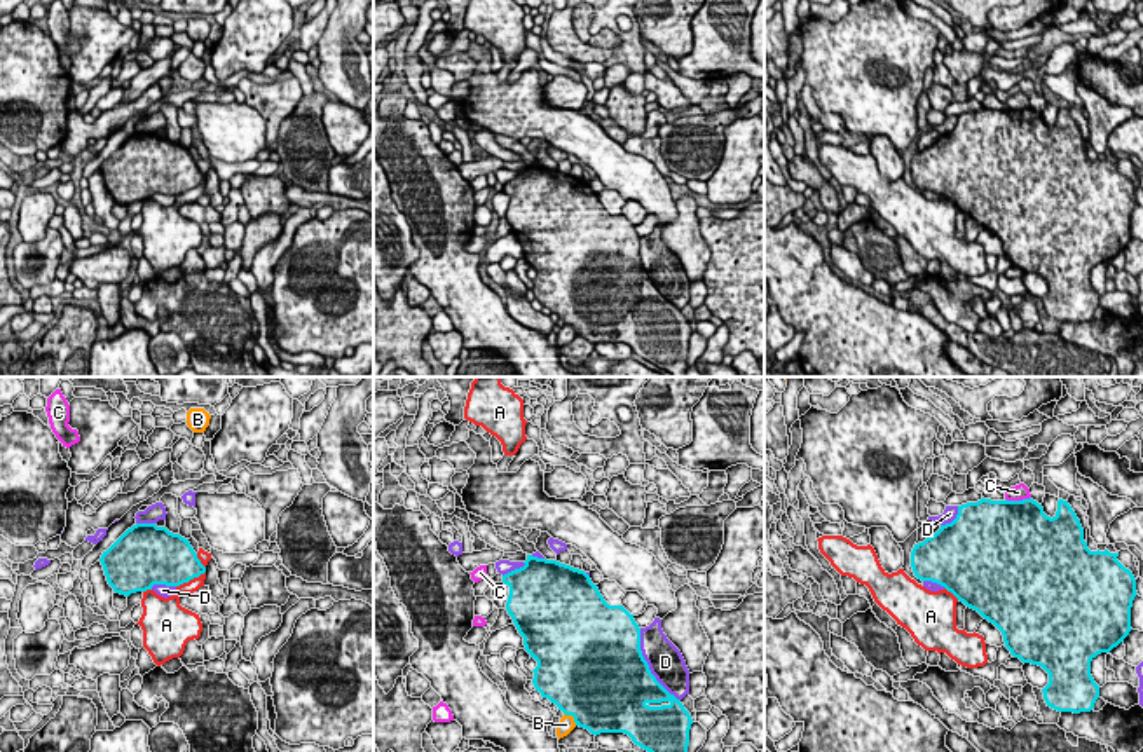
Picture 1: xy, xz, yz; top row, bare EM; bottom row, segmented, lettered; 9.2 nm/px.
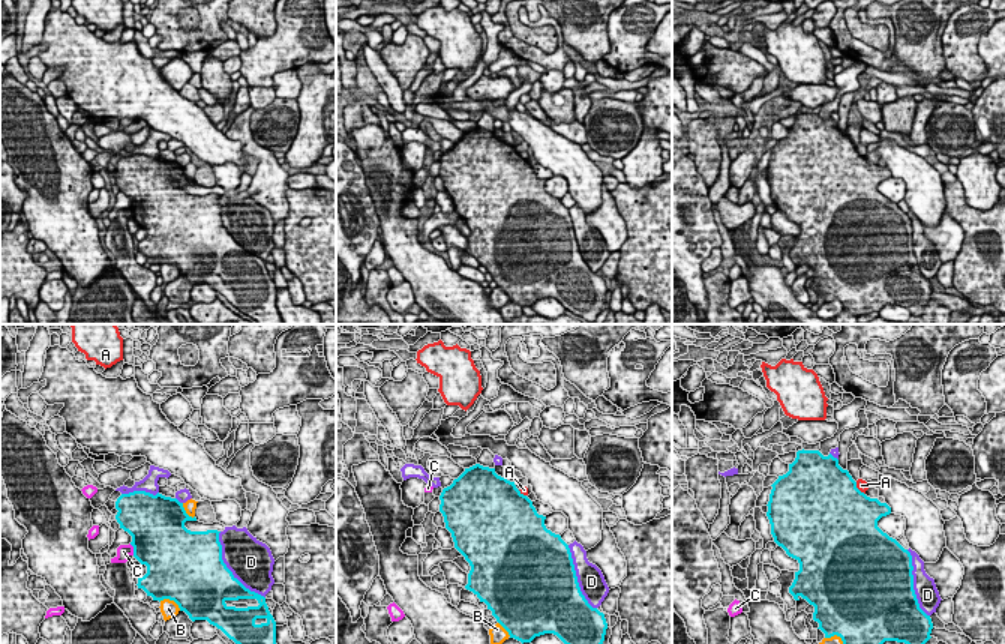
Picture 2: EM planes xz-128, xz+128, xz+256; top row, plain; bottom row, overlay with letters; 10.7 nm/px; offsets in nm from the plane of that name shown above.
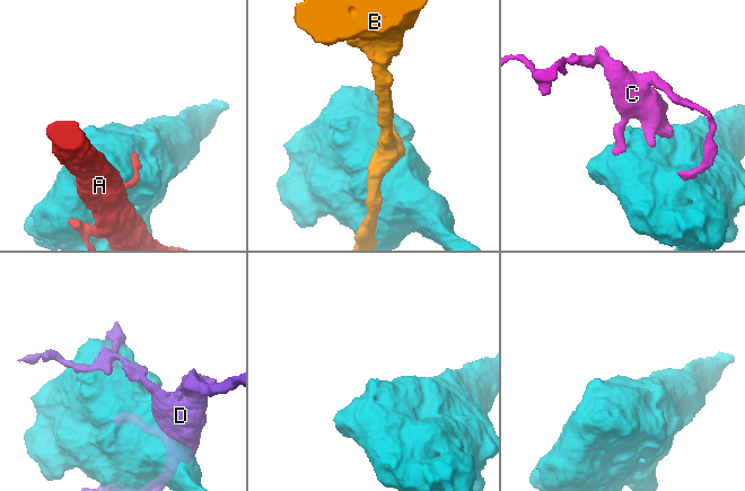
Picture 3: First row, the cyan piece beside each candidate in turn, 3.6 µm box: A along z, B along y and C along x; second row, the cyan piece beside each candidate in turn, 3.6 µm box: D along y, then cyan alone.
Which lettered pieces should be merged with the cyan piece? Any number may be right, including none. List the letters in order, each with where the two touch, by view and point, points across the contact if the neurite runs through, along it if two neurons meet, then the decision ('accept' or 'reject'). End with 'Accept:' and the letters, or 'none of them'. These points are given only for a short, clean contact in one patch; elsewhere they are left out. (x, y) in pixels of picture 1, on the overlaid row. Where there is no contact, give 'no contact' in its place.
A: contact xy (191, 578); reject
B: contact xz (573, 716); reject
C: contact yz (1018, 501); reject
D: contact xz (648, 665); reject
Accept: none of them

